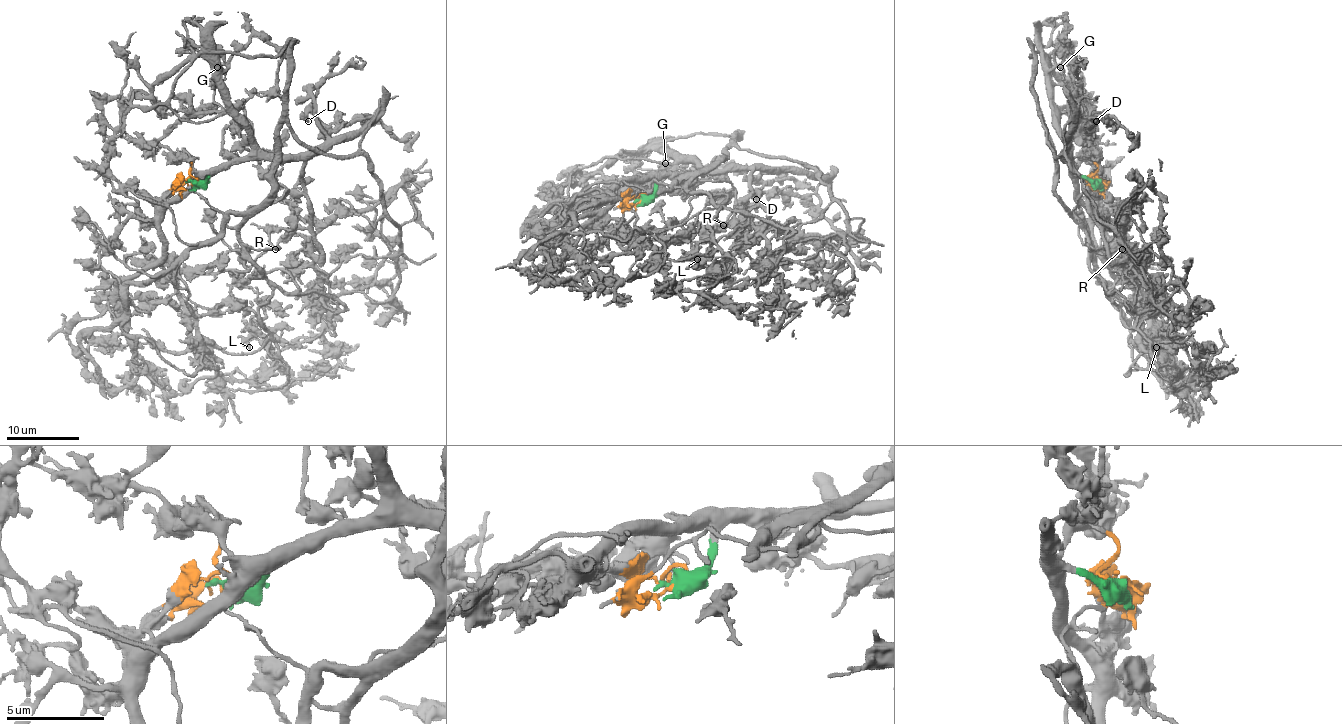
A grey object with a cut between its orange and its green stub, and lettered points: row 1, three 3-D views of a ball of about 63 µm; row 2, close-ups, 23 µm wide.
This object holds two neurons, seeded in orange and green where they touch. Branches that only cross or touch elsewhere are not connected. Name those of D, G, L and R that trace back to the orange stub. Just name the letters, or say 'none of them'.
L, R

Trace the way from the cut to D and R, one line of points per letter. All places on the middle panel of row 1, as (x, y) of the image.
D: (639, 200), (669, 175), (764, 171), (764, 184), (753, 195), (756, 199)
R: (639, 200), (628, 200), (652, 180), (722, 193), (727, 197), (718, 221), (735, 221), (724, 224)

